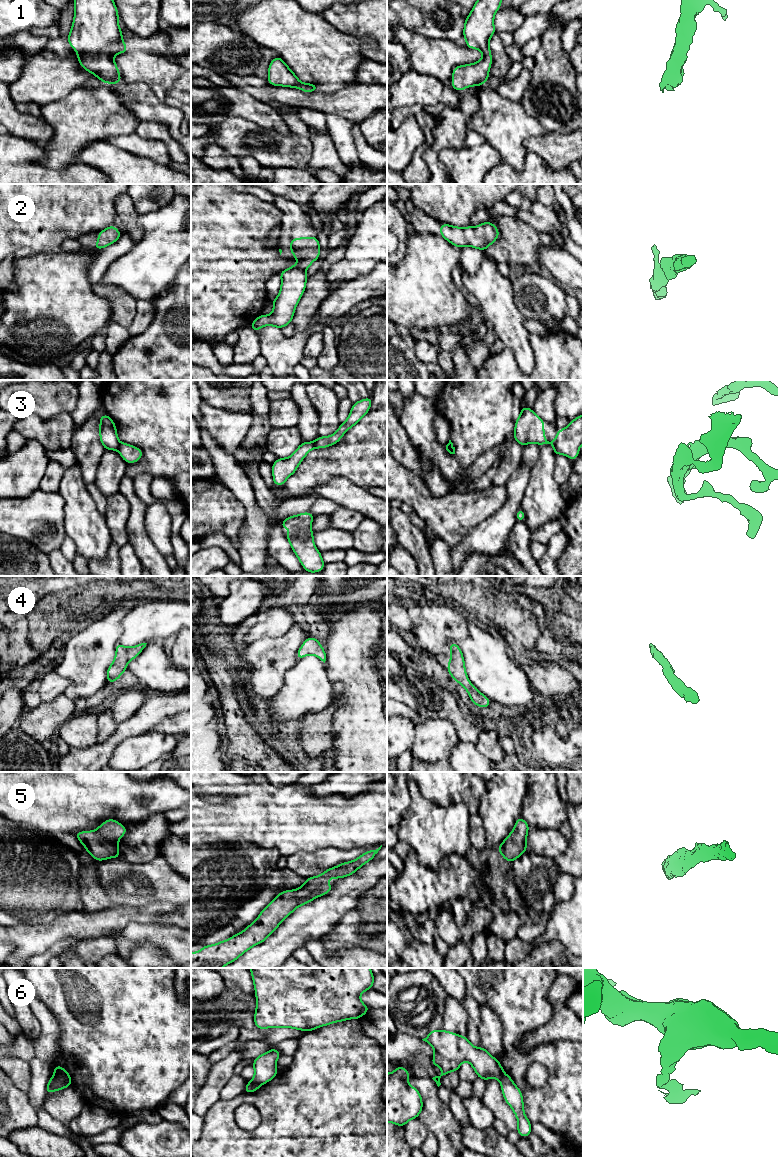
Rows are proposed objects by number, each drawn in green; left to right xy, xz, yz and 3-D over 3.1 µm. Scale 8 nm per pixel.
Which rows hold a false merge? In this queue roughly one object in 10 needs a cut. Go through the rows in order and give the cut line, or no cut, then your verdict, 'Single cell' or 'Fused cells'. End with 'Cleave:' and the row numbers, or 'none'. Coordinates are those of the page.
1: No split. Single cell
2: No split. Single cell
3: Split along xy (120, 443), (117, 449). Fused cells
4: No split. Single cell
5: No split. Single cell
6: Split along xy (54, 1073), (70, 1085). Fused cells
Cleave: 3, 6

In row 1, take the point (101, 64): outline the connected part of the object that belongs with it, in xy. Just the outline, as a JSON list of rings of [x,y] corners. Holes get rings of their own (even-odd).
[[[74,0],[74,20],[68,35],[81,67],[103,83],[119,84],[114,56],[129,49],[122,38],[113,0]]]

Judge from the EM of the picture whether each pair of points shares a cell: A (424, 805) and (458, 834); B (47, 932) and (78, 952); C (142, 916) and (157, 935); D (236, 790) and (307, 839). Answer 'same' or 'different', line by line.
A: same
B: different
C: different
D: same

